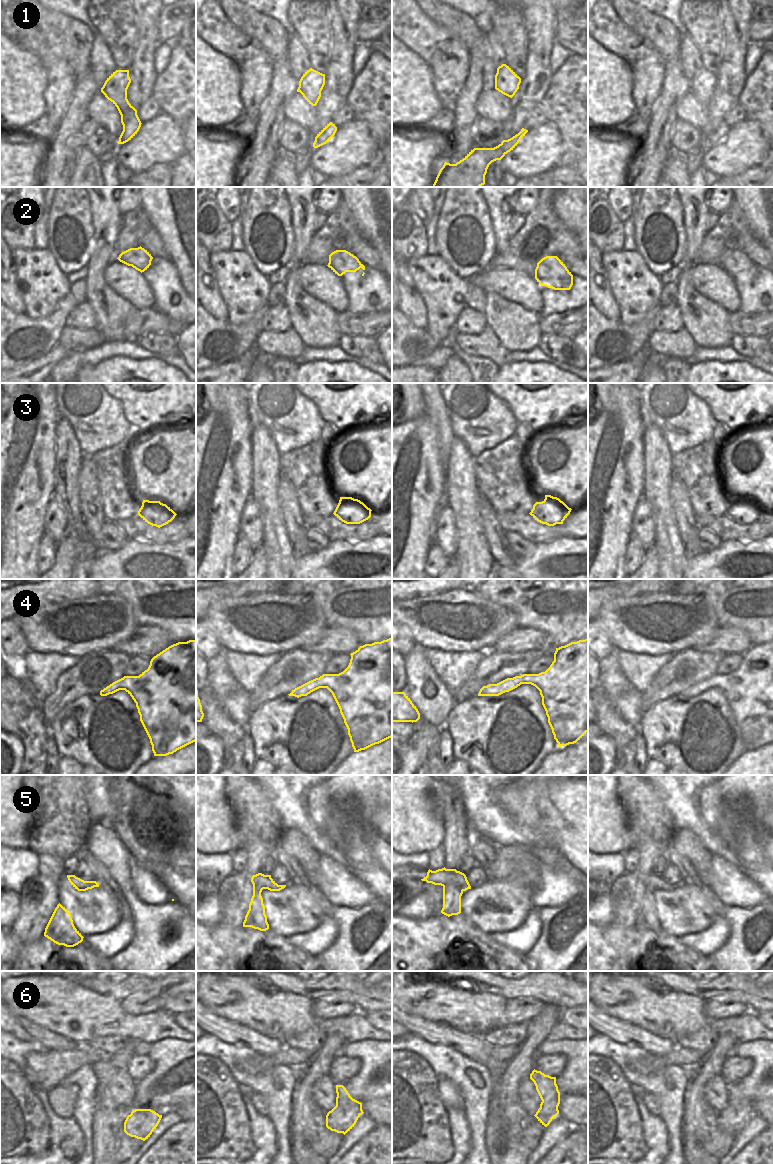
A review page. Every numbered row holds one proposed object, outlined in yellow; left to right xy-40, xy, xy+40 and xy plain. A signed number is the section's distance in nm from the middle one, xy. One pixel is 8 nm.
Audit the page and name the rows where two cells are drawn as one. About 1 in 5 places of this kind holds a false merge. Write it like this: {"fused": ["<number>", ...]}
{"fused": ["5"]}

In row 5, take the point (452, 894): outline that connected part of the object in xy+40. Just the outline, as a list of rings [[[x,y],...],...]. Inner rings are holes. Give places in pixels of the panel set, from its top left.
[[[438,869],[436,871],[428,870],[427,876],[421,879],[427,883],[441,885],[443,887],[443,908],[441,913],[450,917],[461,913],[461,896],[463,890],[456,885],[447,884],[447,876],[456,871],[456,869]]]

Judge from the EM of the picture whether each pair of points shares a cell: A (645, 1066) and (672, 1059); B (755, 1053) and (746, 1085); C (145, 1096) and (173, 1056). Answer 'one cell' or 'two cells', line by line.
A: one cell
B: one cell
C: one cell

